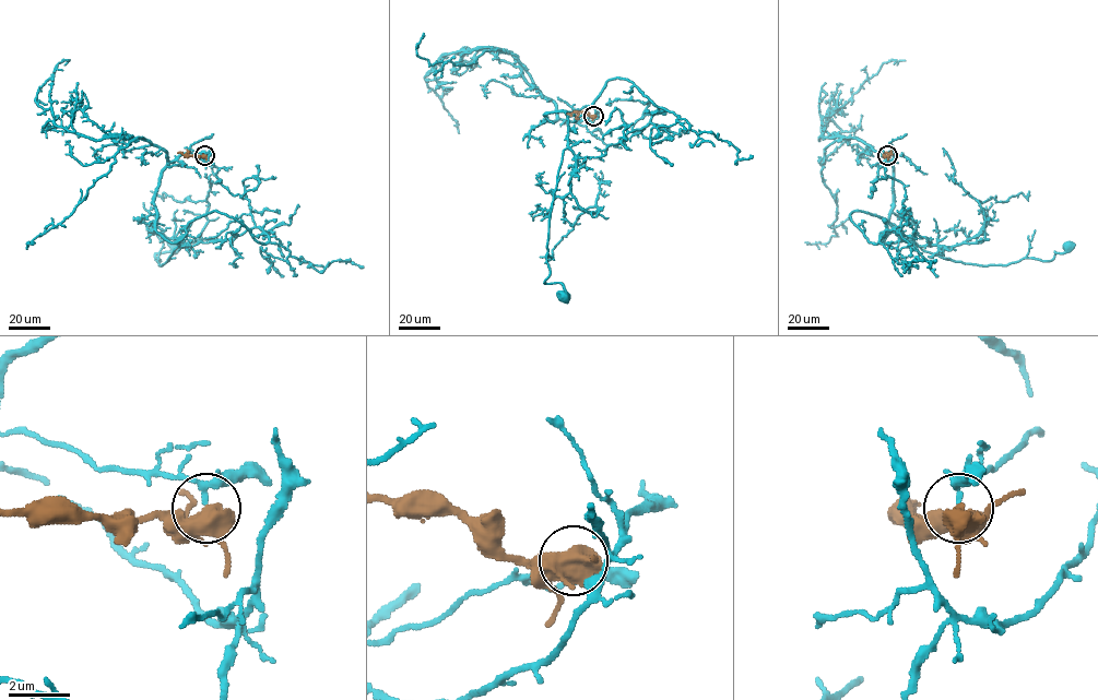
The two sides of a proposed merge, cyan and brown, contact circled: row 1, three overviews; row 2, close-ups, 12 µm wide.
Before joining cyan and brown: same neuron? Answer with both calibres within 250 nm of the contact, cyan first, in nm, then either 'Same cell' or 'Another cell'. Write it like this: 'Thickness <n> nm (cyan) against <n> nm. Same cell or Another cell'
Thickness 140 nm (cyan) against 500 nm. Another cell

